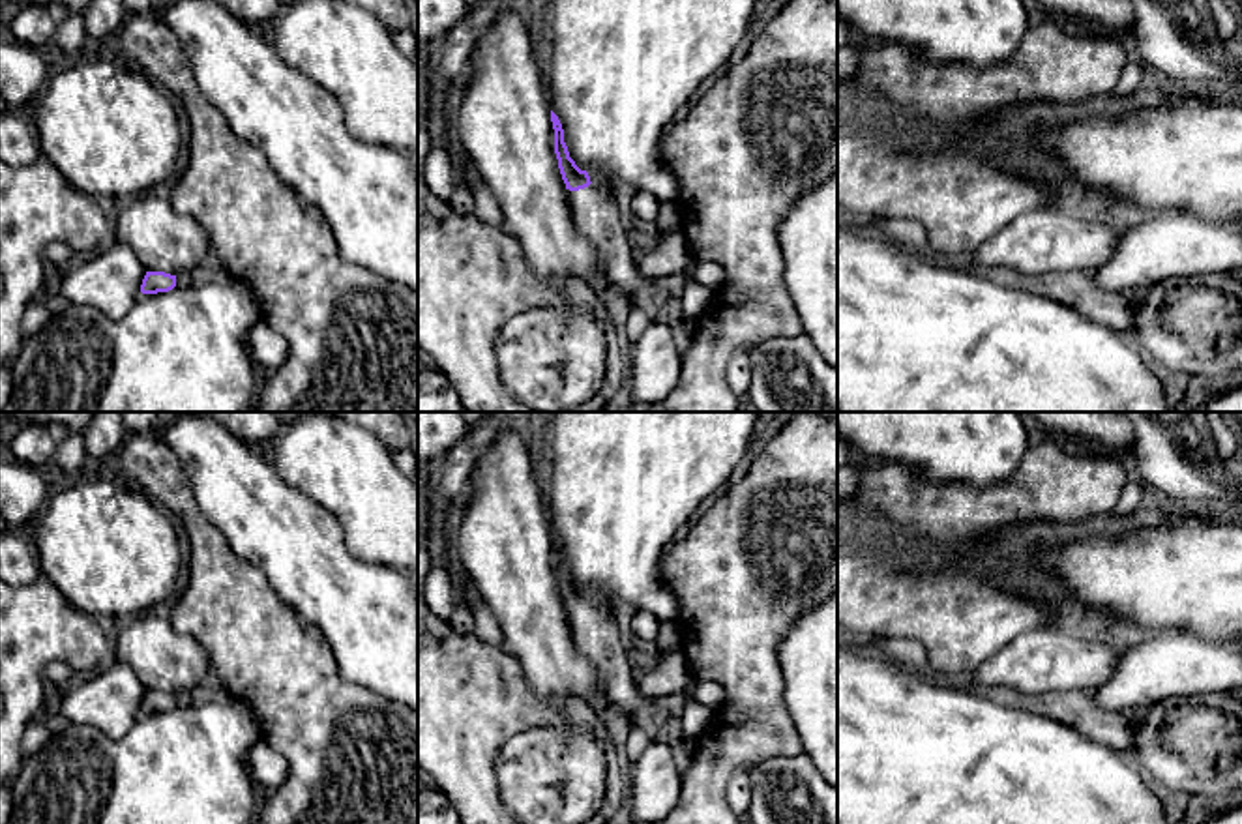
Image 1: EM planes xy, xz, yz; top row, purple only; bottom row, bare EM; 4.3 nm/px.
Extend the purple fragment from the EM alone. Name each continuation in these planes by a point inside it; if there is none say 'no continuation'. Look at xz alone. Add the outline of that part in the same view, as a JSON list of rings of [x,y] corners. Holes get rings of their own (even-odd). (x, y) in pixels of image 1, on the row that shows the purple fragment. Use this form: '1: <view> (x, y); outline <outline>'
1: xz (596, 214); outline [[[594,184],[579,191],[568,189],[568,195],[575,225],[596,253],[609,288],[629,303],[654,302],[648,281],[637,273],[635,255],[614,197]]]

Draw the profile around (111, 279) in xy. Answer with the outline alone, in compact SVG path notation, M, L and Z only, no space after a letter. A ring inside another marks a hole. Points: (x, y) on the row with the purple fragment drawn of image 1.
M111 238L92 258L79 258L69 266L60 294L71 305L96 307L118 320L142 294L144 275L146 270L137 255Z

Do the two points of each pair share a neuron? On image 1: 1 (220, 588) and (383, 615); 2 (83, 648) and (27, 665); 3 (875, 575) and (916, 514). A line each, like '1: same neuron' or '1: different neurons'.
1: different neurons
2: same neuron
3: same neuron

